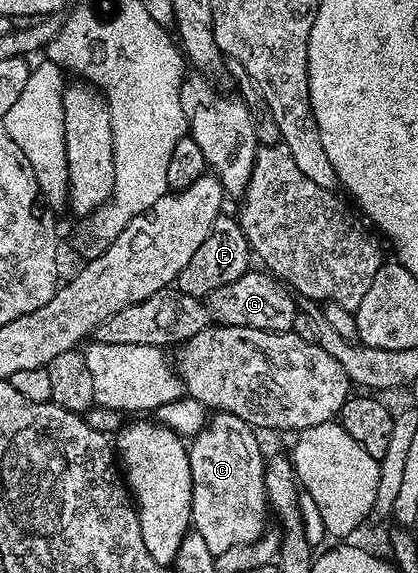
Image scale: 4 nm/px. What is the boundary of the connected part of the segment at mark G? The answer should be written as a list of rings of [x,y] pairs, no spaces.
[[[247,272],[235,279],[235,283],[227,283],[227,287],[211,291],[207,298],[210,318],[223,325],[255,327],[276,333],[290,332],[295,323],[295,315],[299,311],[299,305],[293,302],[294,294],[272,273],[260,272]]]

